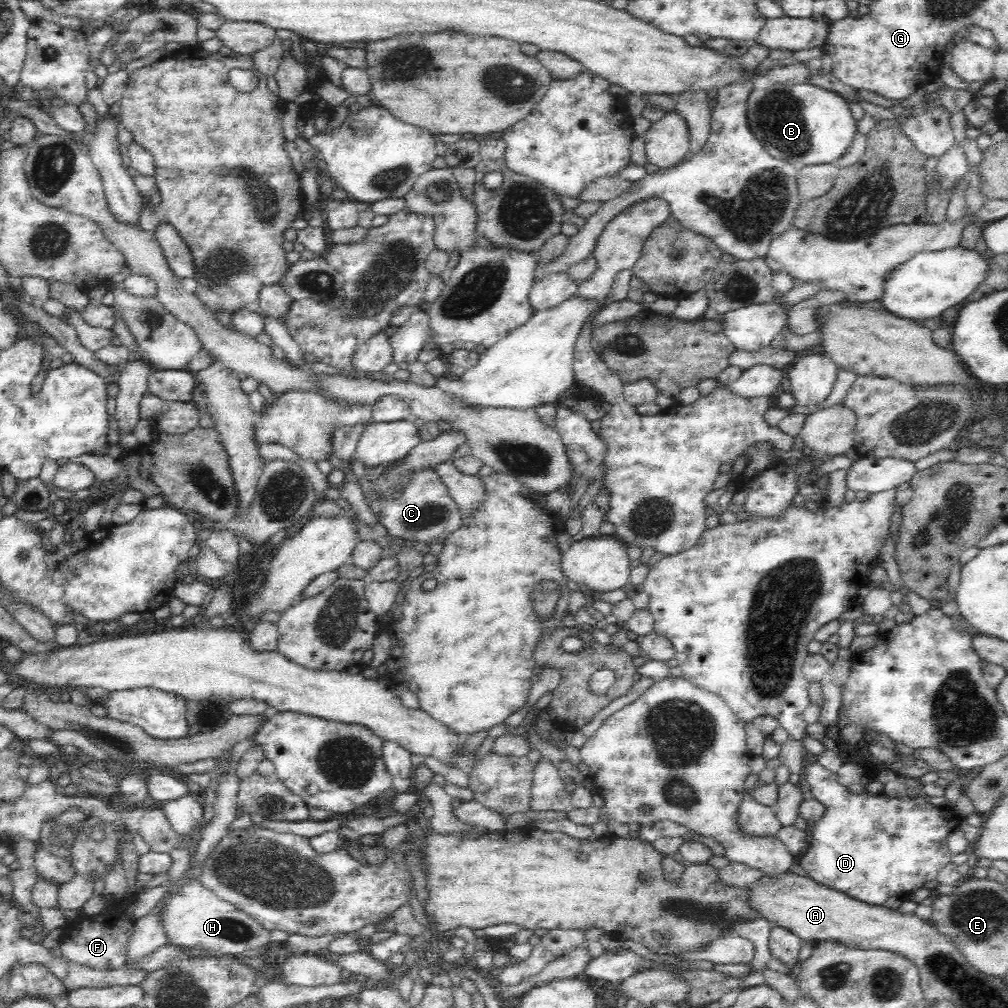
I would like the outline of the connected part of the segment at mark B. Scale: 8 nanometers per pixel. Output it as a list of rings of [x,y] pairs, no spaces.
[[[810,82],[795,85],[775,83],[770,88],[753,89],[750,93],[747,102],[748,125],[755,138],[762,143],[764,150],[773,157],[788,161],[797,167],[836,163],[848,152],[856,138],[857,121],[854,120],[848,103],[835,92],[812,85]]]

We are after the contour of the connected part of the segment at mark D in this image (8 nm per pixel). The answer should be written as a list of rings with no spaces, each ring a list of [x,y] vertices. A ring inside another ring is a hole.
[[[813,762],[808,764],[805,768],[806,782],[810,786],[810,794],[813,798],[824,804],[826,812],[825,815],[816,823],[812,833],[812,840],[810,840],[810,847],[805,854],[802,855],[800,860],[800,866],[804,868],[808,874],[810,874],[811,879],[816,882],[827,886],[828,888],[834,888],[838,891],[845,892],[848,896],[855,898],[856,900],[861,900],[866,904],[875,904],[880,906],[890,898],[890,896],[902,896],[907,900],[906,895],[910,893],[914,888],[920,888],[928,880],[936,879],[938,872],[941,868],[944,868],[946,864],[951,862],[953,856],[952,850],[948,848],[946,838],[950,832],[954,831],[956,828],[959,828],[959,819],[960,816],[956,813],[956,810],[951,807],[938,807],[926,801],[925,796],[916,797],[913,799],[903,799],[903,798],[892,798],[886,794],[869,794],[866,792],[854,794],[849,792],[846,787],[838,783],[837,774],[830,773],[820,765],[818,762]]]

